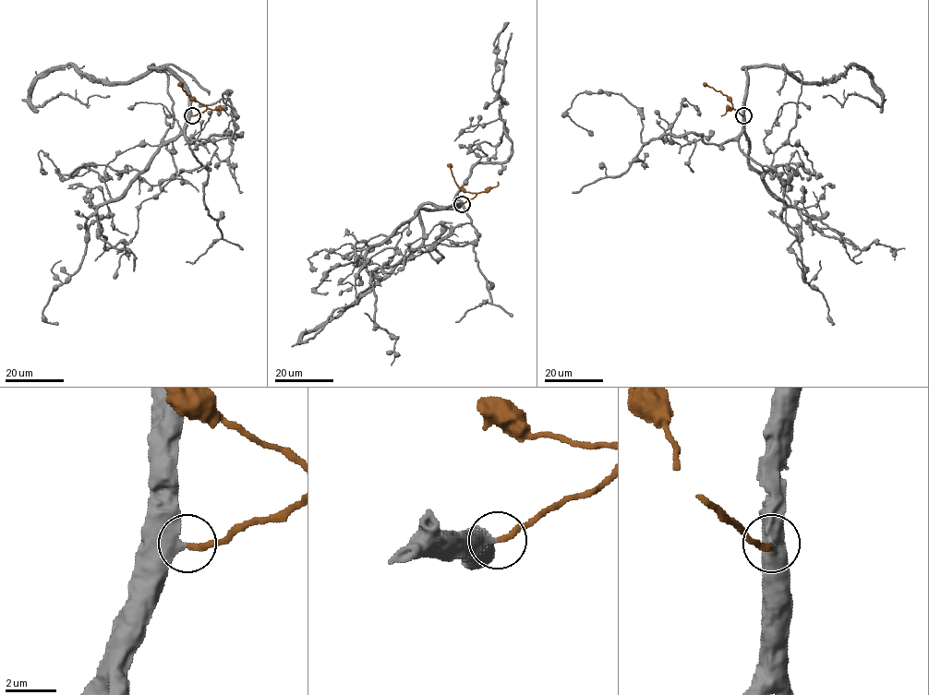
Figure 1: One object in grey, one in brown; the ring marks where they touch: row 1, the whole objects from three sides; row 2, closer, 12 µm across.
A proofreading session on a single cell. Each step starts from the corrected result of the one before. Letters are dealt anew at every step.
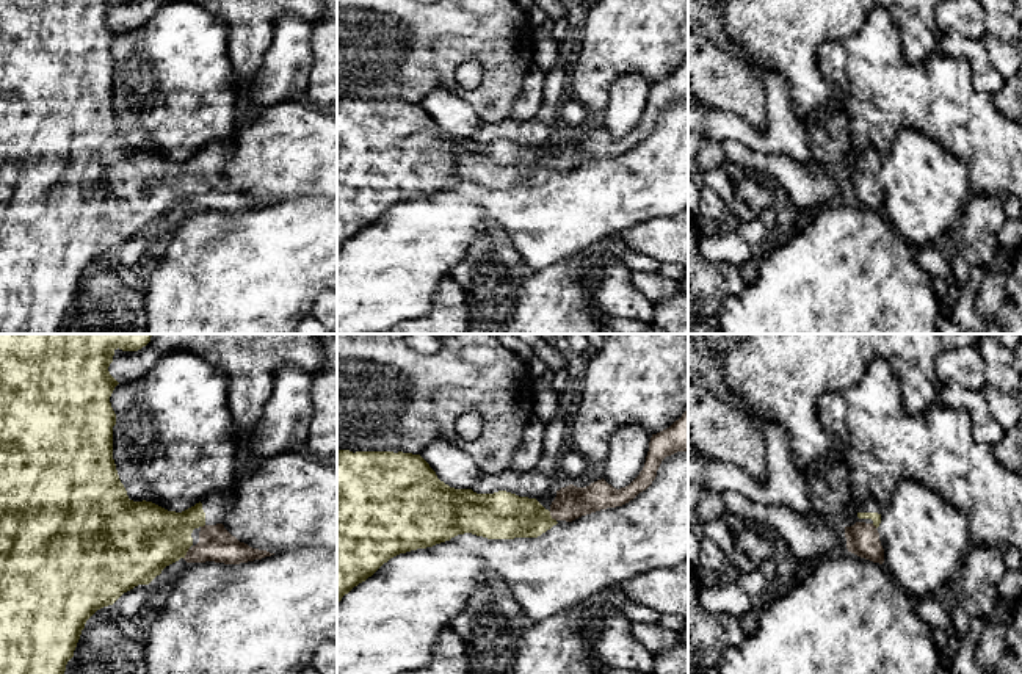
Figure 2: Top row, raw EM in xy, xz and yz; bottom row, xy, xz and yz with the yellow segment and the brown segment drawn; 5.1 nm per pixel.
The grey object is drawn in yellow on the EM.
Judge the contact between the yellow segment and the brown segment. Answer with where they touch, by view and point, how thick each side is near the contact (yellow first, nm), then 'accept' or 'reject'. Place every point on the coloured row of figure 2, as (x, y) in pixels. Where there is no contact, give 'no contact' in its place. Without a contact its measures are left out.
contact xz (550, 516); calibres 240 and 170 nm; accept

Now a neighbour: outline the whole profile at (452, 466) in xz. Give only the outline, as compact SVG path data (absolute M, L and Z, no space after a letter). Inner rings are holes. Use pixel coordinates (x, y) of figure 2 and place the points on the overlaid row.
M444 440L433 442L420 456L440 481L455 489L472 489L477 478L483 473L467 453Z

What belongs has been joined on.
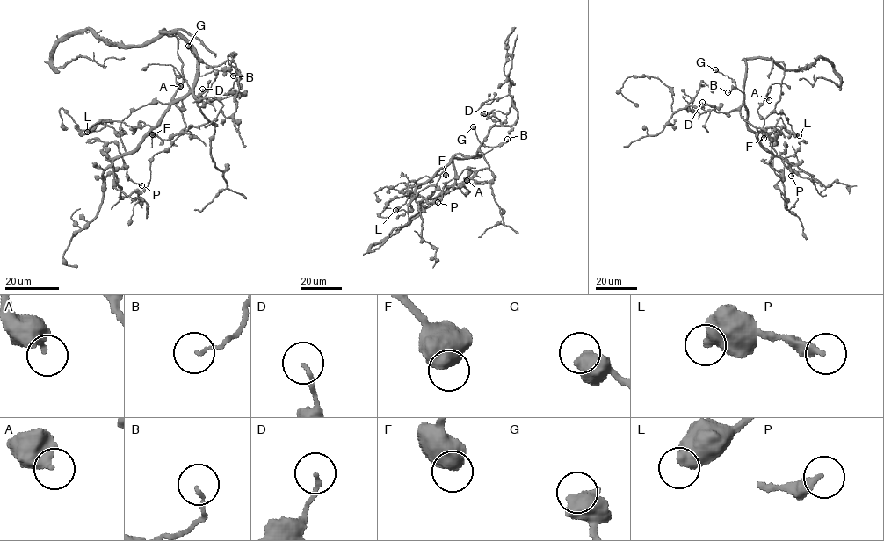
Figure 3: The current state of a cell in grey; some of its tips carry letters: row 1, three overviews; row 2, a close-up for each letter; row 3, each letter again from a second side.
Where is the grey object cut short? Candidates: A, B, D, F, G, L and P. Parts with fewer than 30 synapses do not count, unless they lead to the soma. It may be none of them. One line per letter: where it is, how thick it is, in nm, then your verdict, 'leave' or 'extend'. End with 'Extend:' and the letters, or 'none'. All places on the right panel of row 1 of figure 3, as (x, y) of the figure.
A: place (769, 100); calibre 360 nm; leave
B: place (728, 92); calibre 100 nm; leave
D: place (702, 102); calibre 140 nm; leave
F: place (764, 138); calibre 750 nm; leave
G: place (715, 69); calibre 650 nm; leave
L: place (799, 135); calibre 550 nm; leave
P: place (791, 176); calibre 320 nm; leave
Extend: none

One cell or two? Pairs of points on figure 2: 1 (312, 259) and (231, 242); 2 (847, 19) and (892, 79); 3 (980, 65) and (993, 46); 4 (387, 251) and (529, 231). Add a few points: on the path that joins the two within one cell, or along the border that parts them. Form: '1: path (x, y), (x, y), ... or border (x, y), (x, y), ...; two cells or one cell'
1: path (292, 259), (251, 259); one cell
2: border (867, 16), (855, 32), (822, 44); two cells
3: border (980, 39), (991, 63), (1005, 80); two cells
4: path (422, 240), (463, 212), (494, 212); one cell

